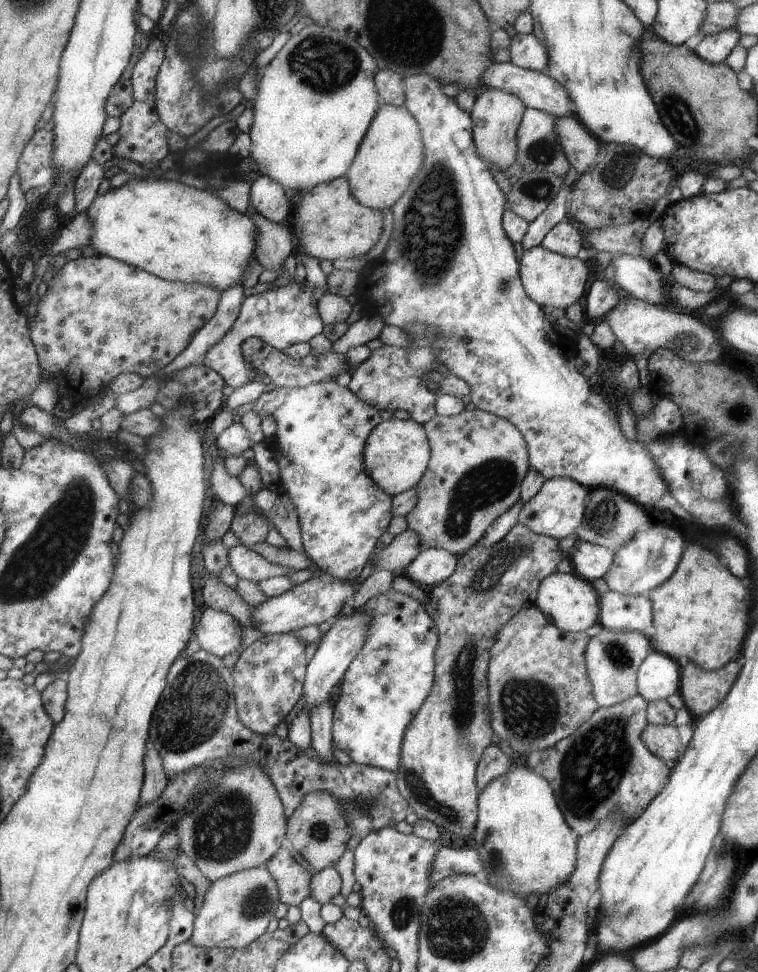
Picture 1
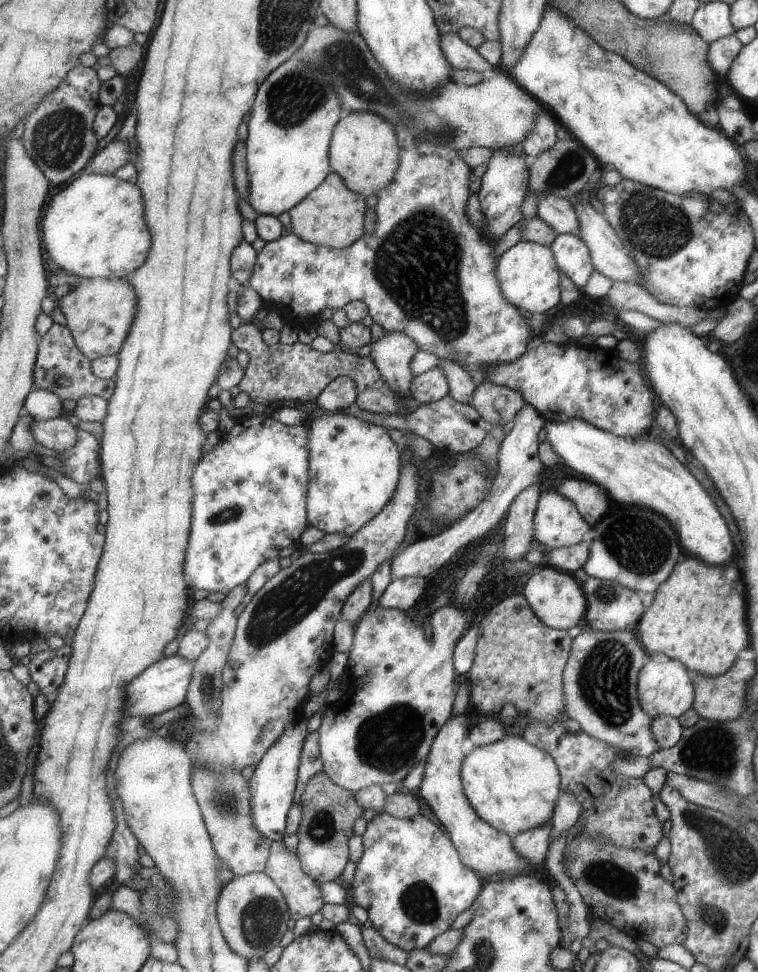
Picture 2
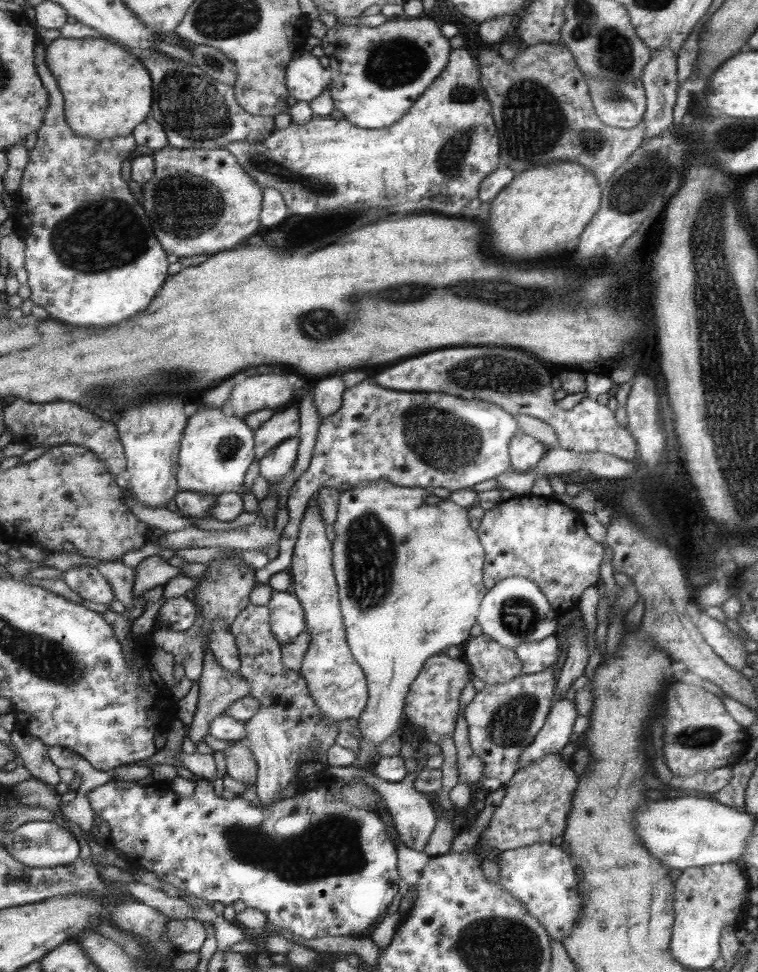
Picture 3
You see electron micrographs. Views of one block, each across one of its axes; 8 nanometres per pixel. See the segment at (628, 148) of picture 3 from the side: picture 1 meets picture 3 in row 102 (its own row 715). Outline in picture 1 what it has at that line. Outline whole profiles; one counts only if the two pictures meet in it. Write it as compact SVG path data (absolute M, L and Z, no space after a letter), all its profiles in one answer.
M536 606L520 611L496 636L488 668L492 728L495 728L499 740L507 740L510 743L515 755L553 747L559 740L566 739L582 727L595 711L599 710L600 706L594 695L593 682L587 672L585 661L585 650L590 642L591 637L586 631L572 634L561 630Z

